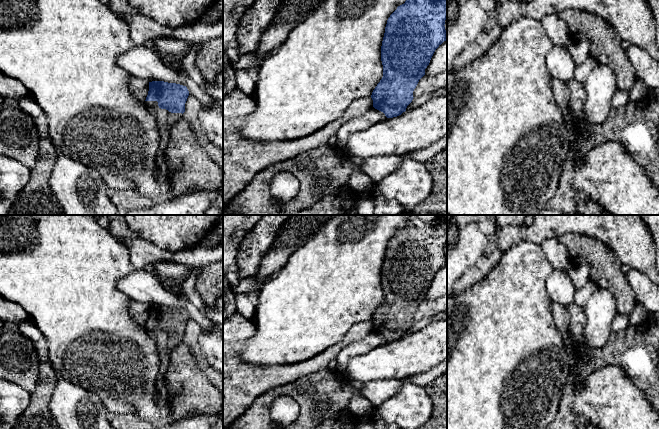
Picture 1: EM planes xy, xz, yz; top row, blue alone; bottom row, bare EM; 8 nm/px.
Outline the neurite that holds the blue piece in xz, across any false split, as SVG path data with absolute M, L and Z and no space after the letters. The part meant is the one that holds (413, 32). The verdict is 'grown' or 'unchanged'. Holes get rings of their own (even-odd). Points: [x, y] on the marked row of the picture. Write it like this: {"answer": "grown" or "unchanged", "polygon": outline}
{"answer": "unchanged", "polygon": "M406 0L388 18L381 46L383 77L371 95L373 107L383 112L387 118L401 115L412 102L413 91L419 80L425 75L425 69L429 65L435 50L447 40L447 32L444 26L446 18L447 0Z"}

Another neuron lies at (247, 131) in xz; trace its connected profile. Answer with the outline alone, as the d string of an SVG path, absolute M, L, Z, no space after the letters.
M325 0L288 34L284 43L259 64L253 99L256 112L248 116L238 135L243 140L297 140L340 118L352 101L372 95L383 77L381 46L390 15L406 0Z

